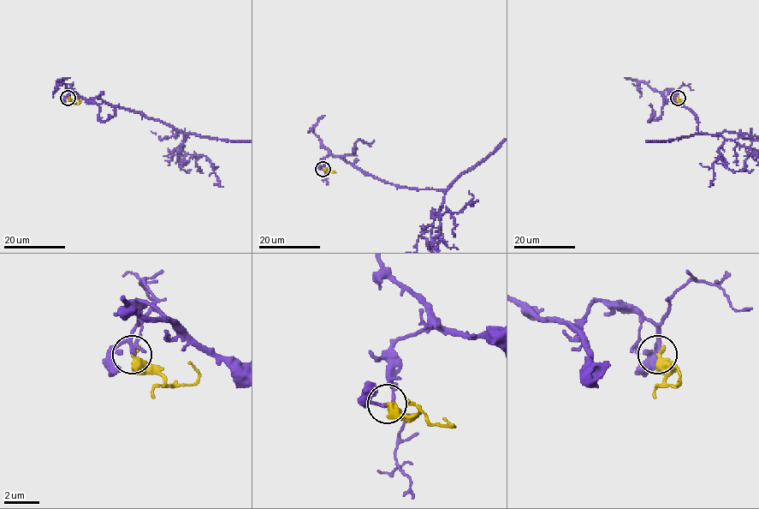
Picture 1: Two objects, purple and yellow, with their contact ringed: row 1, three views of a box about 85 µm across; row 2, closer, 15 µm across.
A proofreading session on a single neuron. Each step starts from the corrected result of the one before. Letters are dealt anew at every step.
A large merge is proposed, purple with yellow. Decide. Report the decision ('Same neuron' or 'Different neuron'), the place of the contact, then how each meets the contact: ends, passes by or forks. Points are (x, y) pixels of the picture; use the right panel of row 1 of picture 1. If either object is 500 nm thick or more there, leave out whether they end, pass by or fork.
Same neuron. Place: (678, 98). At the ring purple passes by. At the ring yellow ends

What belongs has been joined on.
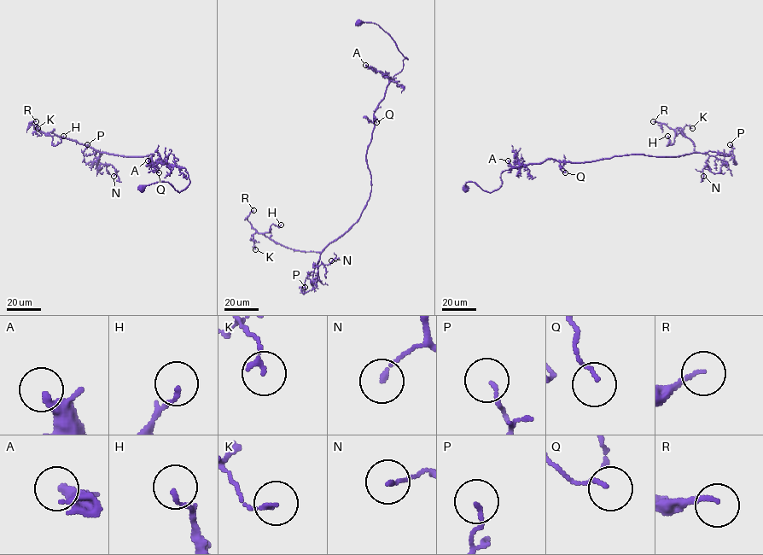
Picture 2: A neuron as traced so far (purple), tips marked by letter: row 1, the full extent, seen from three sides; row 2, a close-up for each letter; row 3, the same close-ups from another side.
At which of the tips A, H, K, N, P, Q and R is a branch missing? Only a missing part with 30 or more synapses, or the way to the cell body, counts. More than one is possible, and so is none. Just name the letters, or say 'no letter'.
no letter

